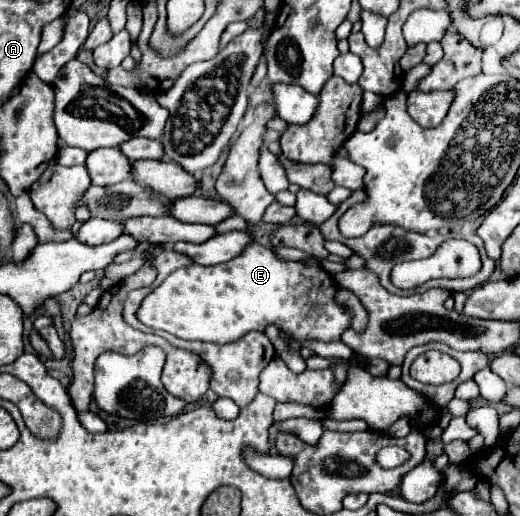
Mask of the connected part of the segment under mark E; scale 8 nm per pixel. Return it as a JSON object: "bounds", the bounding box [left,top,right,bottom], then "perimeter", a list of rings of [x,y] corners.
{"bounds":[136,242,350,344],"perimeter":[[[258,242],[250,244],[242,256],[236,256],[232,262],[215,266],[180,268],[172,272],[158,288],[154,288],[140,304],[136,316],[142,324],[154,330],[170,332],[182,340],[230,344],[238,342],[244,334],[258,330],[264,332],[268,326],[276,326],[282,336],[288,336],[290,342],[320,340],[320,342],[338,342],[342,332],[350,328],[350,312],[336,302],[336,282],[332,276],[318,264],[304,264],[294,260],[282,260],[272,248],[264,248]]]}

